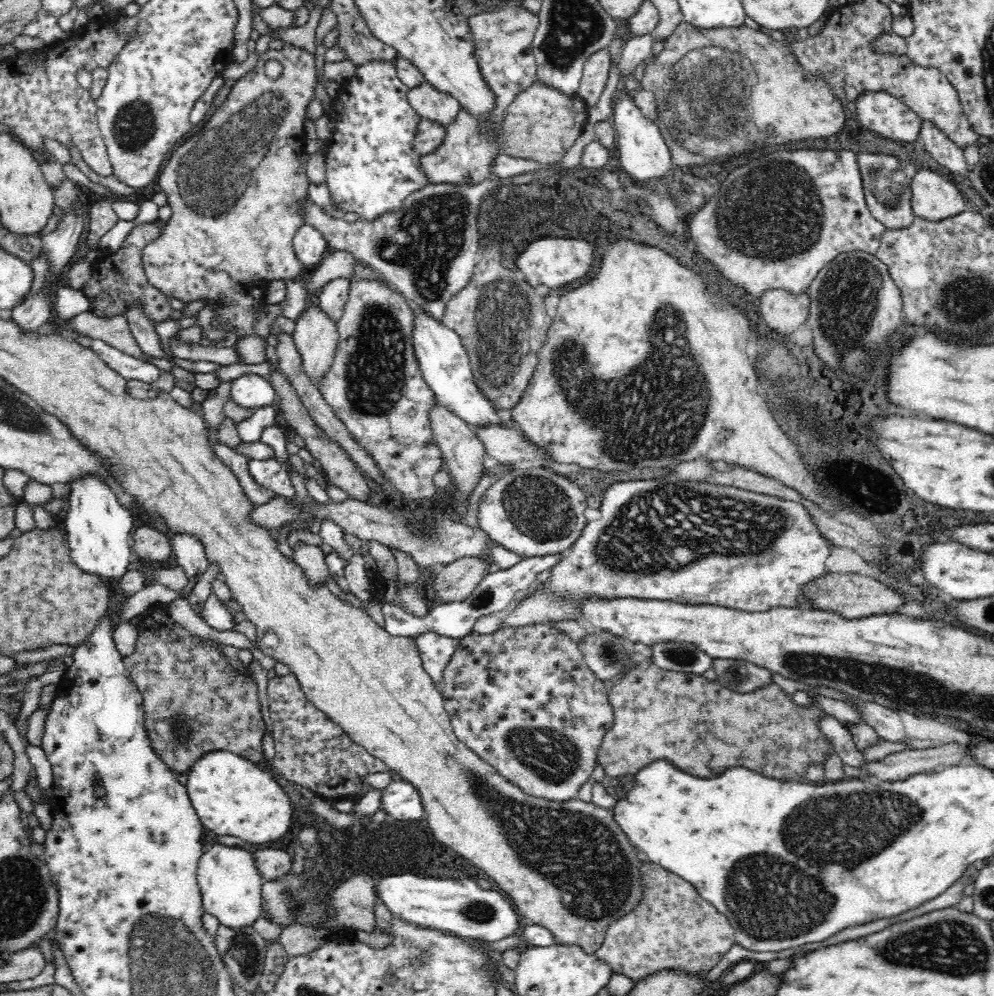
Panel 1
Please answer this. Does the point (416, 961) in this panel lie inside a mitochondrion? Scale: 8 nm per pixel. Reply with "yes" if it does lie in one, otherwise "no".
yes

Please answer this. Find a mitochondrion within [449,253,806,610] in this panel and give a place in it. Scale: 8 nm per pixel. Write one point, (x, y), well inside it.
(669, 400)

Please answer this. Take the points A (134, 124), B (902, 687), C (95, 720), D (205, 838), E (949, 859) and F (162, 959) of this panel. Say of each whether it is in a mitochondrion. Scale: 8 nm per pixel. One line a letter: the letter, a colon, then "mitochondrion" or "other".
A: mitochondrion
B: mitochondrion
C: other
D: other
E: other
F: mitochondrion

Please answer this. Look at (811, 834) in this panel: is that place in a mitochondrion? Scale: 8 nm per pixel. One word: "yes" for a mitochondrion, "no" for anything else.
yes

